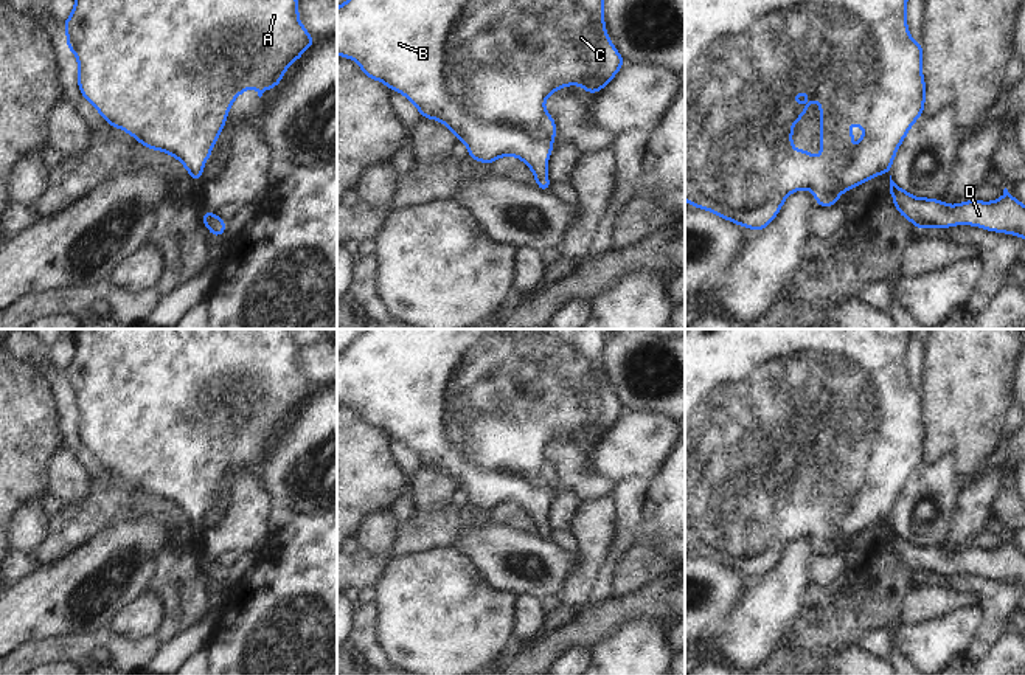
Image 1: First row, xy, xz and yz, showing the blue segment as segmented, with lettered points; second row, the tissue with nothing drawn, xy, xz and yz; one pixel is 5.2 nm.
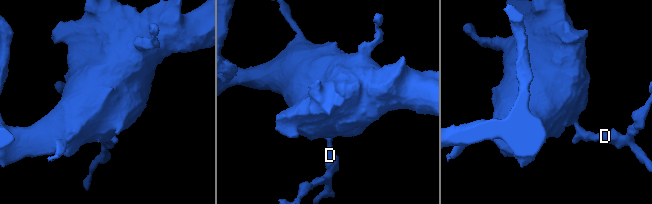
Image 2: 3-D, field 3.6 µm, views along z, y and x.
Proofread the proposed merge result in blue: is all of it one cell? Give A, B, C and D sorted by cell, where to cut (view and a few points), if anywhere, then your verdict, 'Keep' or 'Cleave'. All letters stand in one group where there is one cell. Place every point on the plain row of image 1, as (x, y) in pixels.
Groups: A B C D. No split. Keep.

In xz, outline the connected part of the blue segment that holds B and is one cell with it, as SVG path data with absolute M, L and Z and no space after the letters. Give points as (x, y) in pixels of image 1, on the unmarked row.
M367 329L337 355L337 402L353 407L370 427L384 430L391 439L402 441L426 467L443 470L469 497L467 504L492 512L500 504L520 506L534 521L536 534L550 540L547 512L558 481L544 448L559 436L576 431L589 442L603 438L626 411L612 393L604 372L604 337L598 329Z

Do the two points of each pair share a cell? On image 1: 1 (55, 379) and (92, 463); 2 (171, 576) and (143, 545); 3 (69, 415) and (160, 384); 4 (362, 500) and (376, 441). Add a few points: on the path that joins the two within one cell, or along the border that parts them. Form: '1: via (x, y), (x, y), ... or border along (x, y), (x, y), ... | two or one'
1: via (61, 399), (67, 408), (72, 443) | one
2: border along (166, 522), (145, 590) | two
3: border along (66, 396), (75, 402), (76, 435), (86, 447) | two
4: via (362, 486), (362, 455) | one

